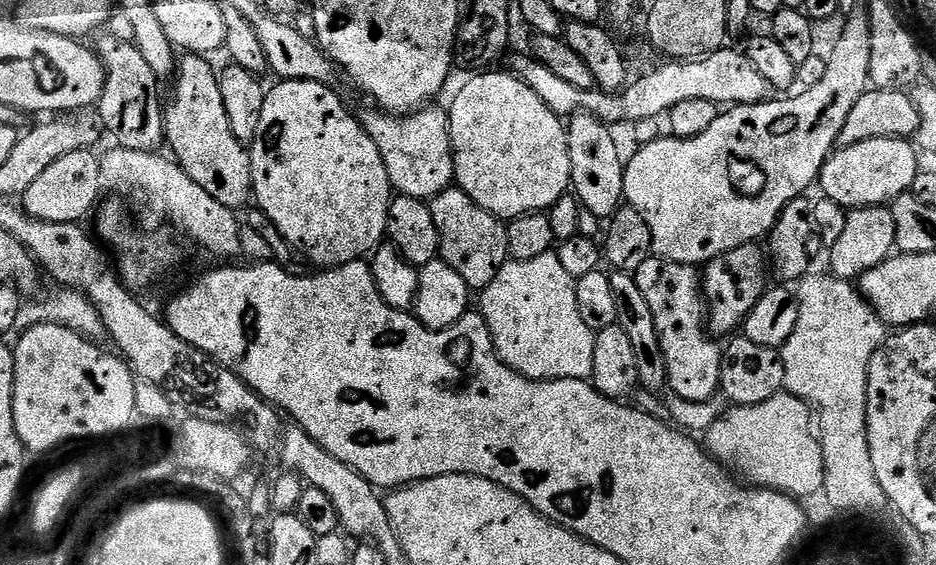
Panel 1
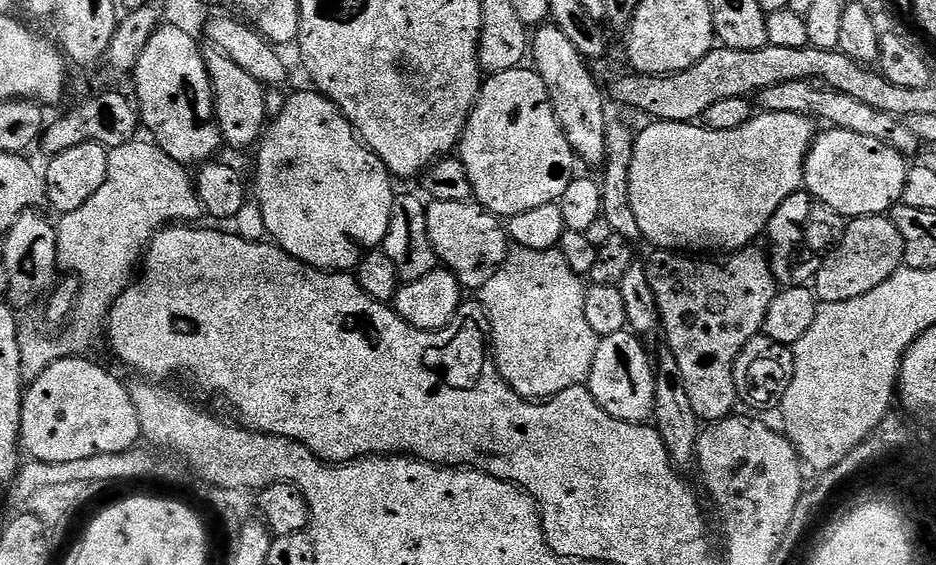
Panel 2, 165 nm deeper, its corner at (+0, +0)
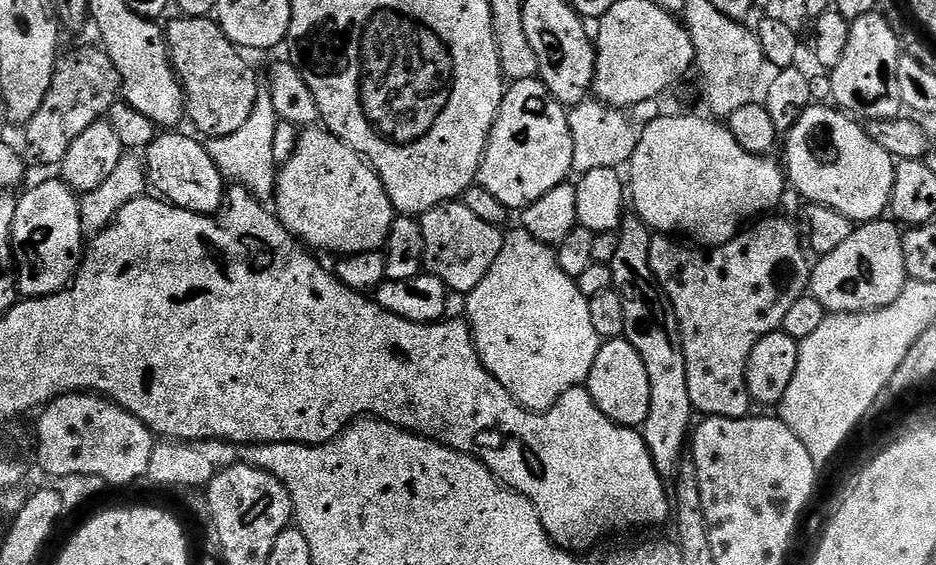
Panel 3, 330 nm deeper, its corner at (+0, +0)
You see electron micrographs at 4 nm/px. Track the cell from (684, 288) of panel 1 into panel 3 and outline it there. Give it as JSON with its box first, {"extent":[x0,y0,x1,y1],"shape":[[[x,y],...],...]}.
{"extent":[650,215,810,420],"shape":[[[783,215],[775,216],[753,223],[747,230],[741,231],[739,236],[717,248],[701,250],[668,234],[653,235],[650,242],[650,266],[678,318],[682,350],[686,354],[686,382],[690,386],[690,402],[701,417],[721,416],[742,420],[749,415],[748,404],[753,403],[746,382],[750,354],[766,334],[783,329],[790,306],[794,306],[794,302],[798,302],[798,298],[809,291],[810,256],[802,243],[801,229],[783,220],[788,219]]]}

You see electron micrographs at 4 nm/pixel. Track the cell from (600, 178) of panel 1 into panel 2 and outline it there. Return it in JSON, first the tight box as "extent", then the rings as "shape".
{"extent":[530,24,606,167],"shape":[[[553,24],[541,25],[533,33],[530,50],[534,58],[534,70],[542,78],[550,94],[551,105],[555,116],[566,134],[567,141],[577,159],[590,166],[601,167],[605,160],[606,150],[606,96],[595,79],[592,70],[586,66],[583,53],[580,53]]]}

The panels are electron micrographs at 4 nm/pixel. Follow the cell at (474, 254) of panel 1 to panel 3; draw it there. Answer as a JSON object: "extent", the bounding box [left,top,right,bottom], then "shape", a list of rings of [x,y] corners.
{"extent":[419,202,505,294],"shape":[[[463,202],[440,204],[437,208],[423,213],[419,217],[419,221],[422,226],[424,268],[427,275],[437,276],[453,293],[467,294],[472,292],[474,286],[478,286],[478,282],[482,282],[482,278],[486,278],[490,266],[494,266],[494,258],[498,258],[504,245],[505,233],[495,224],[482,222],[482,218],[478,218],[478,214],[474,214],[474,210],[467,208]]]}

